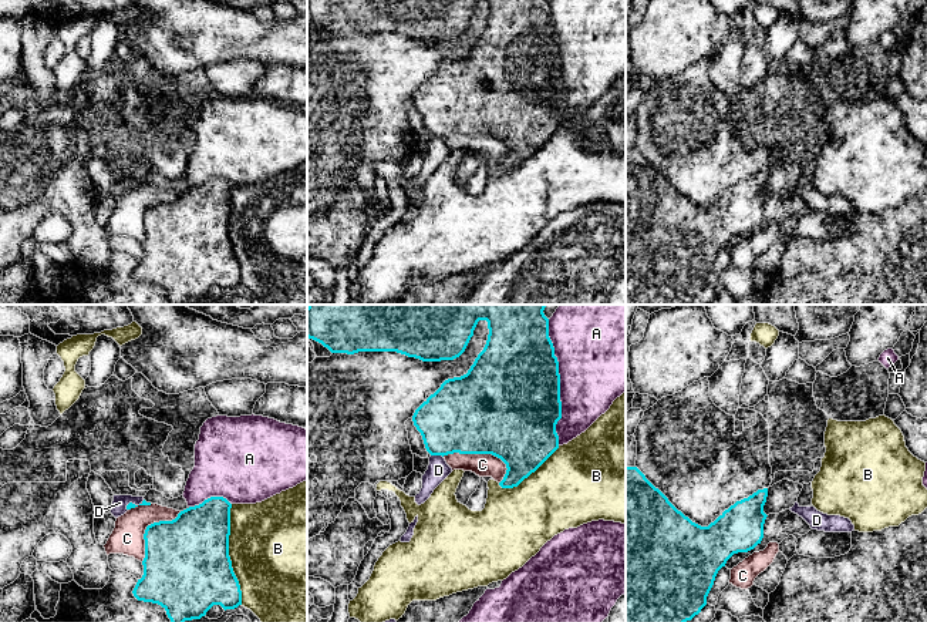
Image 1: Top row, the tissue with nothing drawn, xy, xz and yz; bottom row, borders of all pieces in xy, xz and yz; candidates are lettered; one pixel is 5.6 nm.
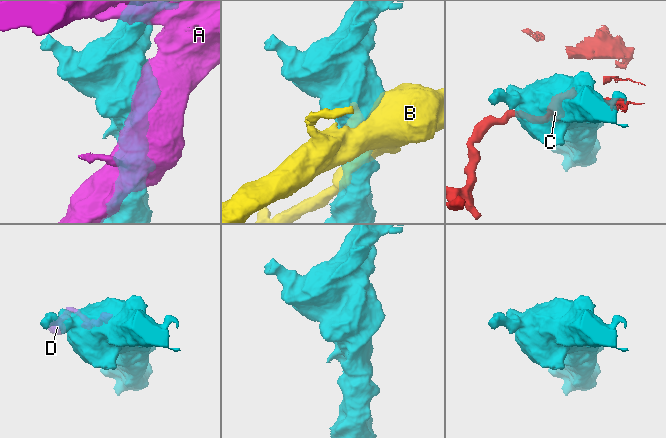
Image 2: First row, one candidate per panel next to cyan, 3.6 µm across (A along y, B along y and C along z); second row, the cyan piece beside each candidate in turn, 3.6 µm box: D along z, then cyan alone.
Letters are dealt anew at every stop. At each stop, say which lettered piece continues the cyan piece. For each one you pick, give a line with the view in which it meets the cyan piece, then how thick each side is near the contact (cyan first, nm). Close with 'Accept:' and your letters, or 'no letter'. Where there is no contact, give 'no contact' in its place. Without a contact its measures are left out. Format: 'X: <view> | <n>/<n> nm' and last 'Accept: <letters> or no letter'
Accept: no letter

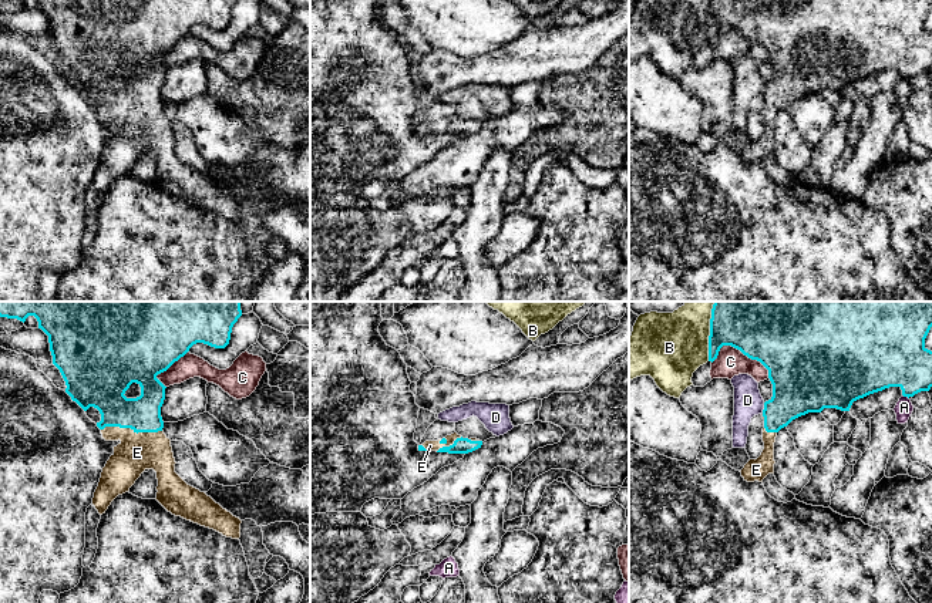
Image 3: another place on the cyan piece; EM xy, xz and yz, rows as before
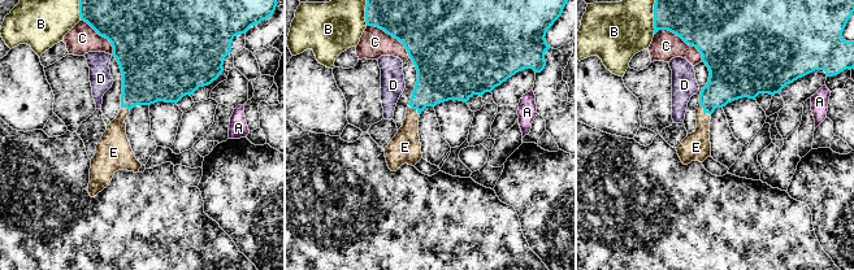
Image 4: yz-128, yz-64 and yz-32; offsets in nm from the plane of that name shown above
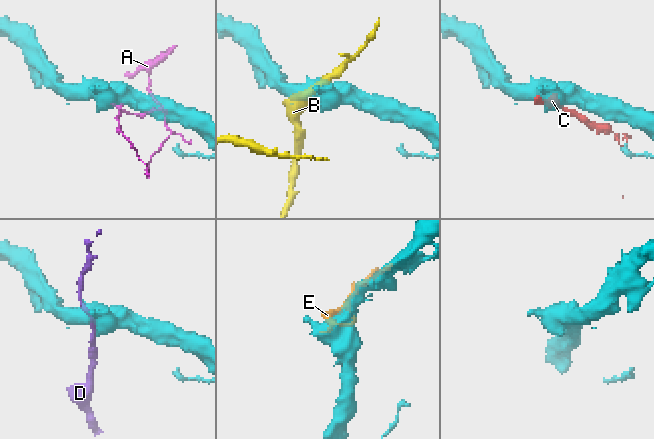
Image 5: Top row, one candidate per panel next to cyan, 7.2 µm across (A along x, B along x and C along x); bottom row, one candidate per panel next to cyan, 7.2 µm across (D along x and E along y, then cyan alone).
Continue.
E: xy | 200/220 nm
Accept: E

